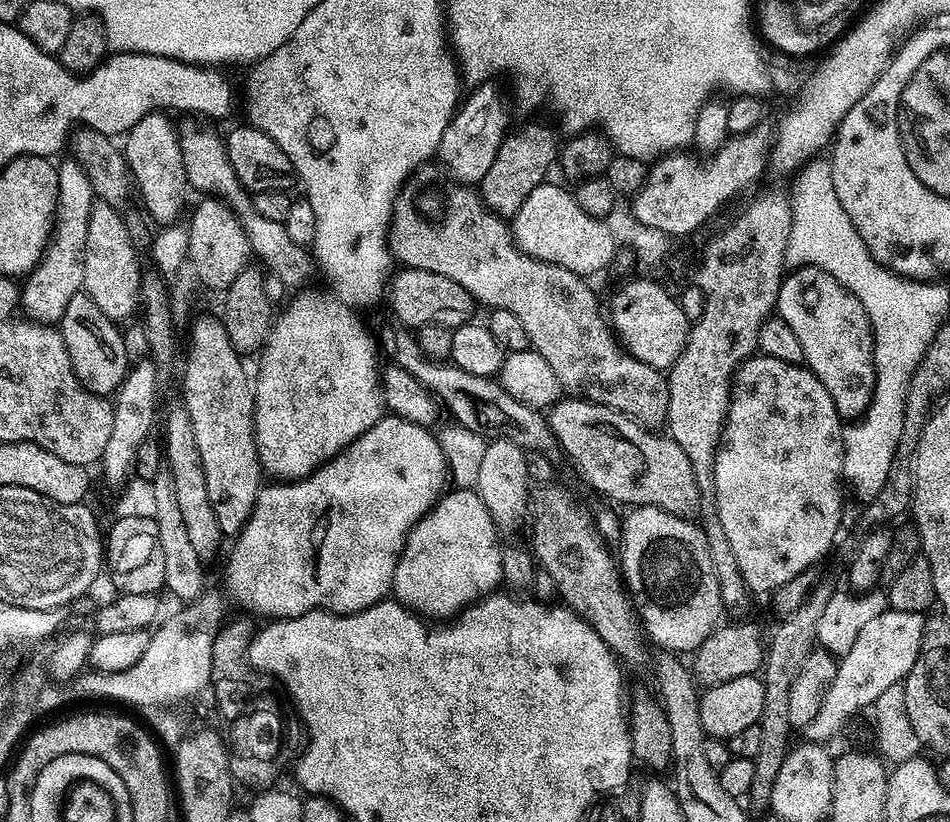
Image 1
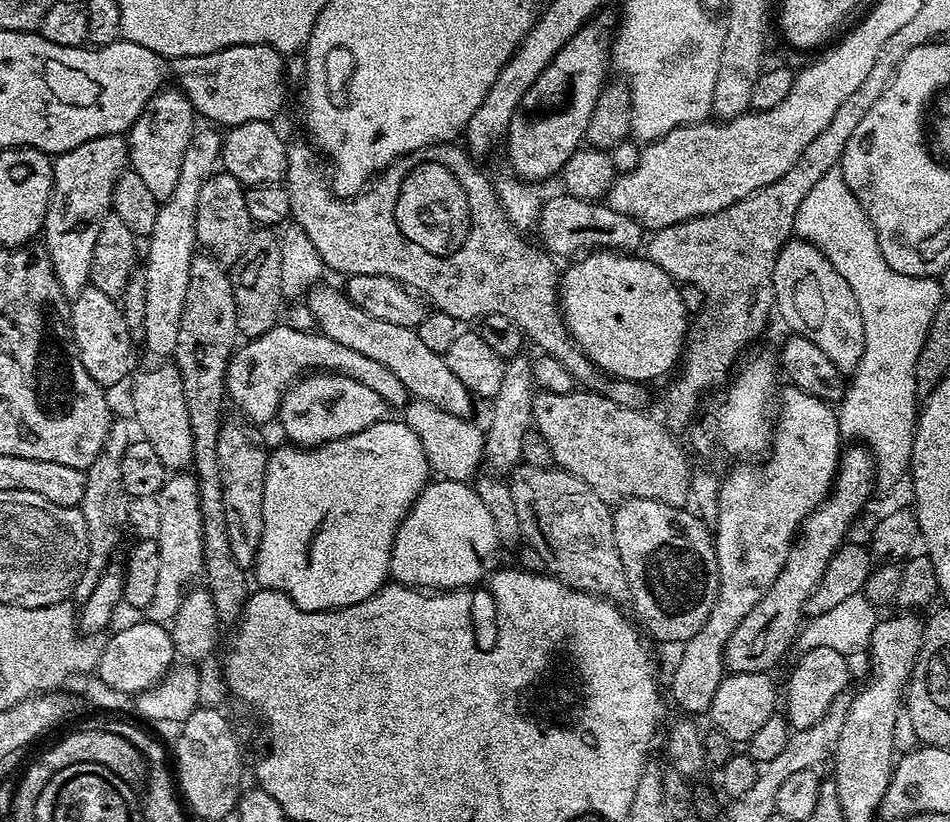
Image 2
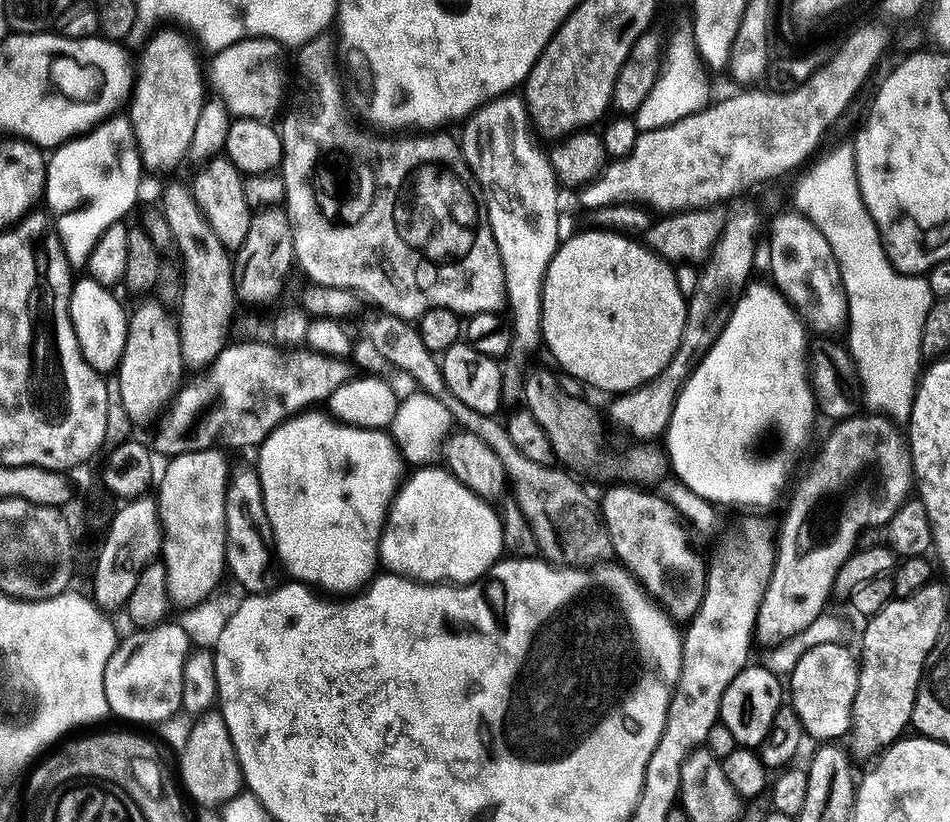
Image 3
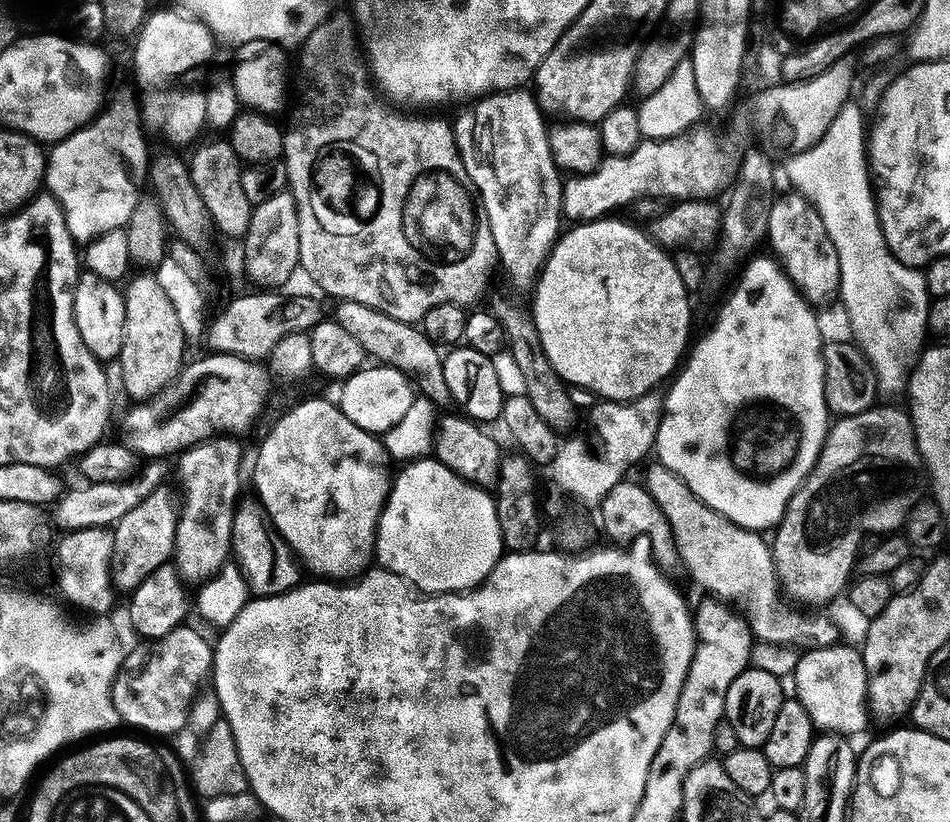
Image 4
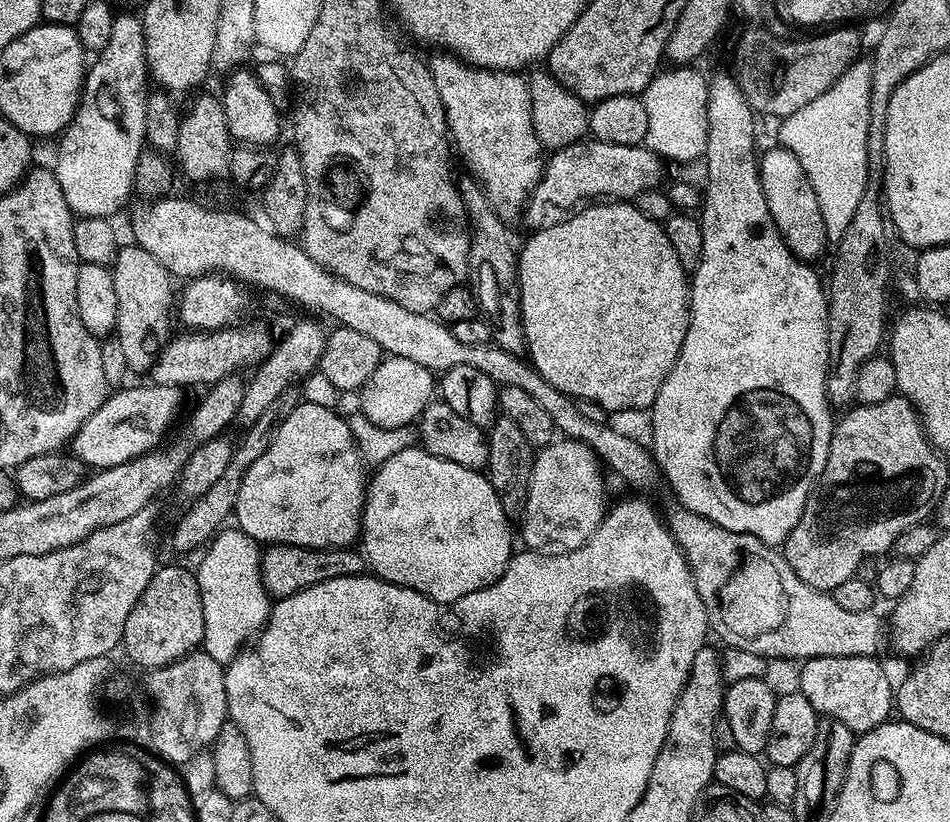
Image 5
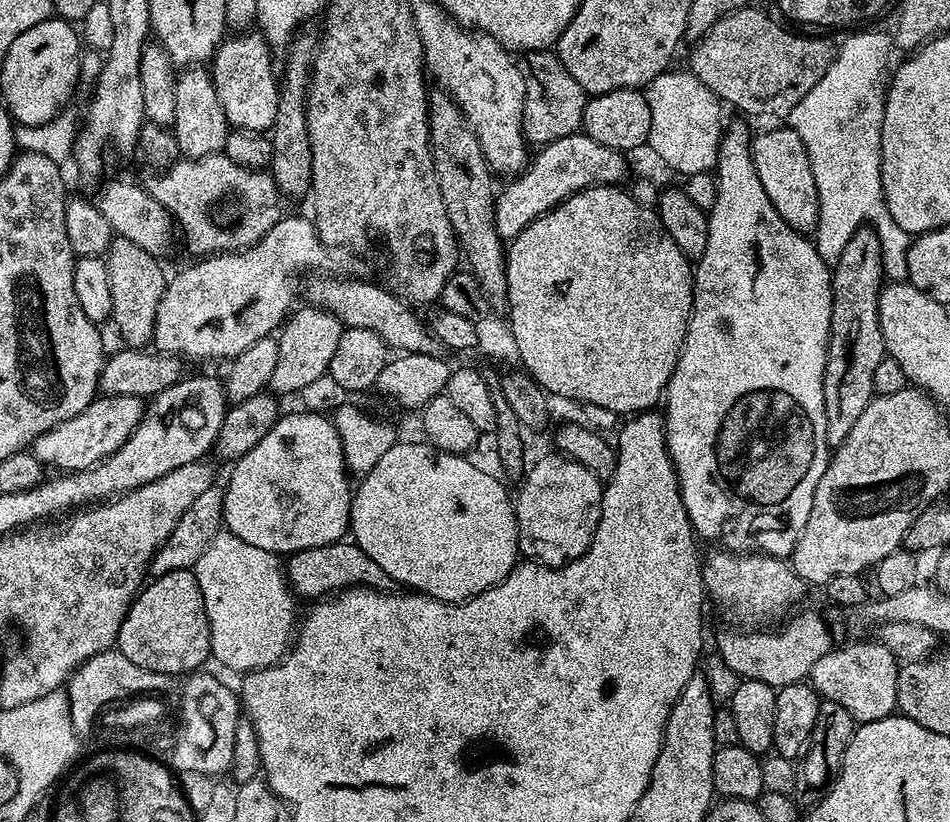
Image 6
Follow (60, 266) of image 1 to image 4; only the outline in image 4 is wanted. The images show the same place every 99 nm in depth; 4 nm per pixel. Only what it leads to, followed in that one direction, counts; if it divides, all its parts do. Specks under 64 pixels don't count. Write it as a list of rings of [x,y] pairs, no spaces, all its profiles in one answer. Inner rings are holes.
[[[120,88],[113,96],[111,93],[103,110],[98,111],[78,131],[70,133],[64,140],[55,141],[51,145],[52,152],[50,148],[47,153],[43,183],[46,188],[48,184],[47,191],[59,202],[60,209],[64,211],[66,226],[77,242],[94,240],[106,230],[124,228],[138,197],[136,184],[132,180],[143,181],[147,177],[150,151],[148,152],[148,144],[144,141],[146,129],[140,118],[137,93],[129,88]]]

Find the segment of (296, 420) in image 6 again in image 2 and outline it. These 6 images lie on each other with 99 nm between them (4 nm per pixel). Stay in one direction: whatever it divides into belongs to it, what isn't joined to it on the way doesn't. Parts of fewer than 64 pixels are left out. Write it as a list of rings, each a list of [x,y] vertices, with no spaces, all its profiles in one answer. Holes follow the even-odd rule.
[[[385,418],[346,438],[315,446],[287,447],[273,447],[266,466],[262,542],[254,565],[259,587],[288,593],[304,612],[326,612],[366,602],[389,579],[396,531],[430,483],[426,450],[422,450],[418,434],[403,419]]]

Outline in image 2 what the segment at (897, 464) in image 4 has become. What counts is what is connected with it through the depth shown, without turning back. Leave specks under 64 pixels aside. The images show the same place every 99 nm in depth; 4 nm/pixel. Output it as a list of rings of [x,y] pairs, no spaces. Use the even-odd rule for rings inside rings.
[[[863,446],[845,447],[840,458],[840,466],[836,469],[836,479],[831,492],[824,497],[824,501],[801,524],[800,531],[796,533],[796,538],[792,542],[790,554],[778,574],[778,578],[774,578],[772,588],[766,590],[766,594],[756,603],[754,610],[750,610],[750,614],[746,614],[746,618],[742,618],[740,625],[730,634],[730,638],[724,647],[724,666],[729,673],[771,673],[772,667],[787,654],[788,647],[790,649],[793,647],[802,627],[802,621],[805,619],[806,598],[810,598],[810,594],[819,584],[832,555],[840,549],[841,544],[845,543],[847,536],[844,535],[847,534],[848,527],[855,522],[856,515],[863,510],[864,503],[871,498],[872,492],[874,493],[875,482],[876,473],[872,466],[871,452]]]

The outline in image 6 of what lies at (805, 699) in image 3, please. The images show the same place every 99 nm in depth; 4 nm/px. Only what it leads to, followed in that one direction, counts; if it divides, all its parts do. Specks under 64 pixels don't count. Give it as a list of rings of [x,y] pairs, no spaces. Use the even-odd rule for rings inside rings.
[[[883,642],[876,644],[848,644],[845,648],[833,647],[831,652],[822,654],[814,662],[810,673],[810,683],[818,695],[830,702],[836,702],[852,716],[865,724],[881,720],[897,711],[898,674],[900,668],[894,654],[886,650]]]

